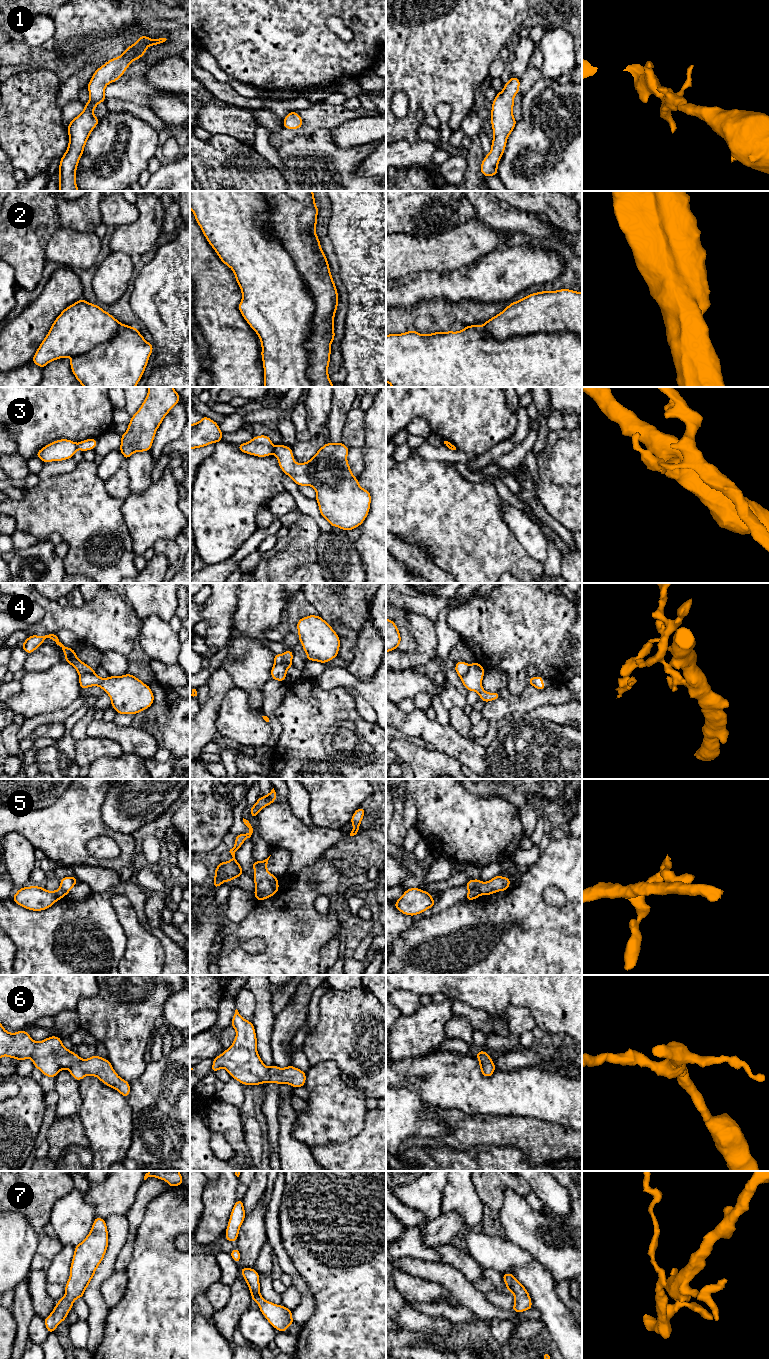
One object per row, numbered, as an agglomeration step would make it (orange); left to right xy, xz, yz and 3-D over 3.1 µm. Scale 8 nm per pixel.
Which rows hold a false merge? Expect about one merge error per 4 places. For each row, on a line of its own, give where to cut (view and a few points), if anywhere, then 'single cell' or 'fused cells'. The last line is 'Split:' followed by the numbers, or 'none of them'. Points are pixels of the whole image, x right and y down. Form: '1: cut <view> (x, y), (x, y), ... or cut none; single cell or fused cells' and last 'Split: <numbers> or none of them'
1: cut none; single cell
2: cut xz (261, 191), (259, 225), (315, 305), (314, 386); fused cells
3: cut xz (273, 447), (274, 452); fused cells
4: cut xz (283, 654), (283, 660), (274, 664); fused cells
5: cut yz (468, 888), (474, 888), (480, 894); fused cells
6: cut none; single cell
7: cut none; single cell
Split: 2, 3, 4, 5

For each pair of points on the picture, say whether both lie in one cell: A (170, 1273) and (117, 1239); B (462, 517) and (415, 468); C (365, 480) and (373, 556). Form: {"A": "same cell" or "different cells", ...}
{"A": "different cells", "B": "same cell", "C": "same cell"}

